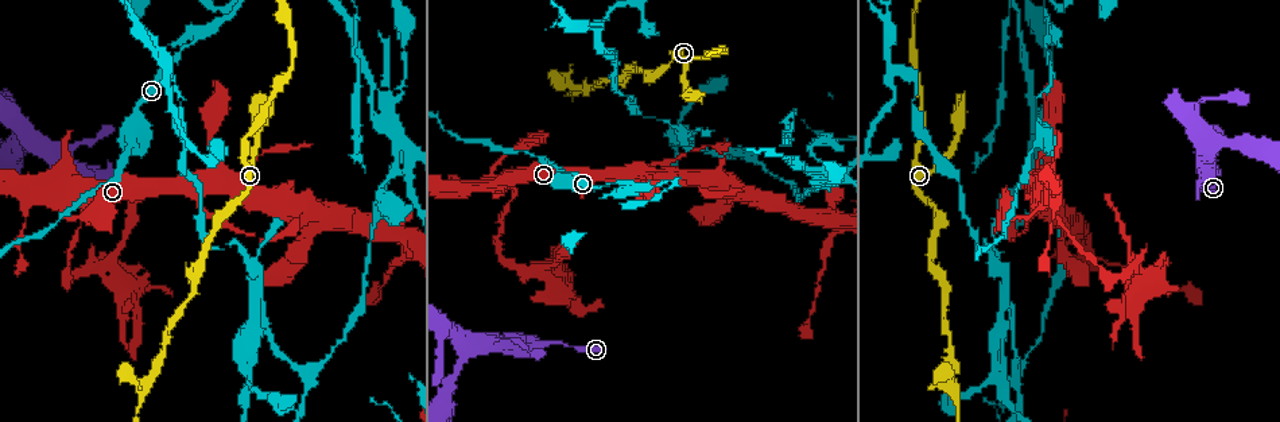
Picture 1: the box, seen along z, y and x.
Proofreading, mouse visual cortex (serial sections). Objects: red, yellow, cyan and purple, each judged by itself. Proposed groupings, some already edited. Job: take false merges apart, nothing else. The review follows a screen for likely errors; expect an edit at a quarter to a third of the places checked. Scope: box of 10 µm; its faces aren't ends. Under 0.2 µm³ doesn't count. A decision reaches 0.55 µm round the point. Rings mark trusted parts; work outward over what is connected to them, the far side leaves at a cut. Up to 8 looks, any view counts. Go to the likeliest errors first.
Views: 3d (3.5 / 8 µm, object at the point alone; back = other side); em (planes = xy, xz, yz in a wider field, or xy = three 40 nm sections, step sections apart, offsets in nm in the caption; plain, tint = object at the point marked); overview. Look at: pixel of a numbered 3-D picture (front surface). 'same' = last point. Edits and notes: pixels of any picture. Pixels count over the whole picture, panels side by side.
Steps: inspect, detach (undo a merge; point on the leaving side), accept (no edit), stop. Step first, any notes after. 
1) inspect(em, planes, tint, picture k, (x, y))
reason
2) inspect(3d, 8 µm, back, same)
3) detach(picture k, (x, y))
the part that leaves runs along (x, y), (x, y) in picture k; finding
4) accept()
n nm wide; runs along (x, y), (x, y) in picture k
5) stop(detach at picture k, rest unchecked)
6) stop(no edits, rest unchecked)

inspect(3d, 3.5 µm, picture 1, (954, 397))
sharp bend

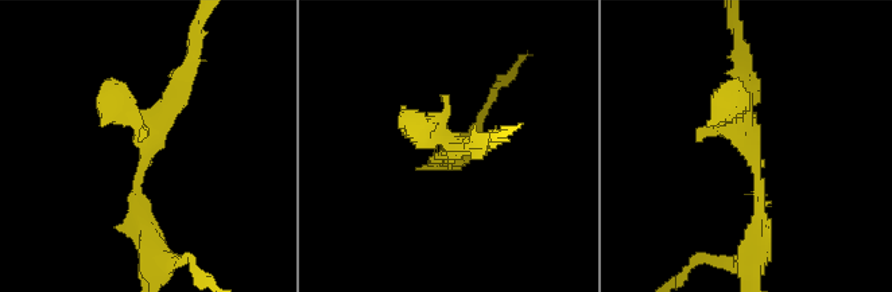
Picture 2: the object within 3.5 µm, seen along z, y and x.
inspect(em, xy, step 3, tint, picture 2, (451, 153))

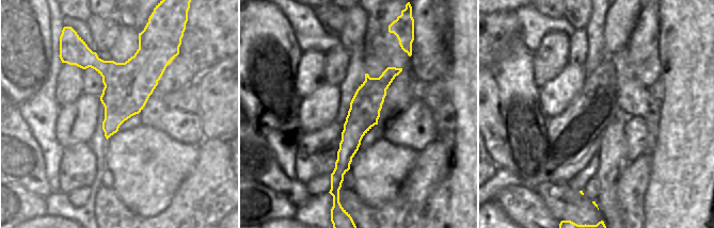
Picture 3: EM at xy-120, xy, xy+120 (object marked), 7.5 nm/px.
accept()
240 nm wide; runs along (189, 71), (143, 158), (135, 191), (147, 203) in picture 2; all the same cell

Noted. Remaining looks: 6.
inspect(3d, 3.5 µm, picture 1, (1061, 223))
sharp bend

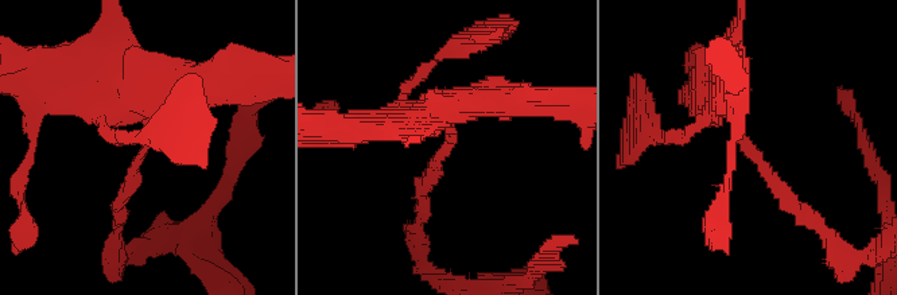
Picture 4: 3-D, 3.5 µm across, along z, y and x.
inspect(em, xy, step 2, tint, picture 4, (744, 143))
arms of 150, 400 nm

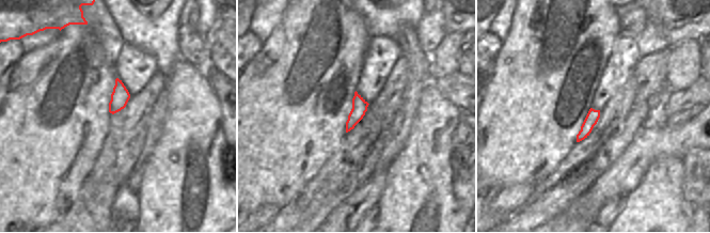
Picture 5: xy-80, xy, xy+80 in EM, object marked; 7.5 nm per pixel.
detach(picture 4, (767, 174))
110 nm wide; the part that leaves runs along (745, 143), (831, 239) in picture 4; two cells meet here

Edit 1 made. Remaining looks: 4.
inspect(3d, 3.5 µm, picture 1, (537, 344))
sudden change in width

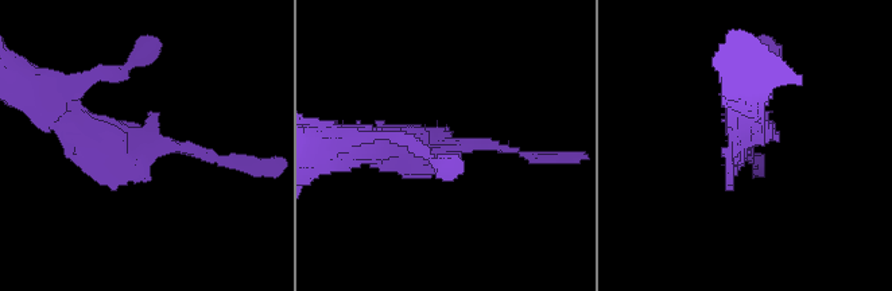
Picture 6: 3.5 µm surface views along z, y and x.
inspect(em, xy, step 2, tint, picture 6, (150, 141))
need the tissue

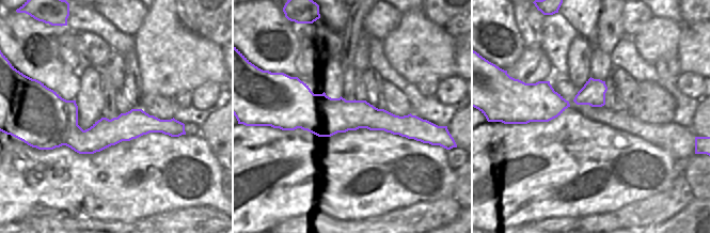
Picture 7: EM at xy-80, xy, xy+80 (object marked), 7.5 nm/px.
inspect(em, xy, step 1, tint, same)

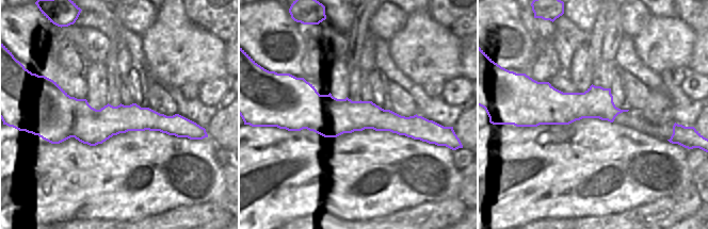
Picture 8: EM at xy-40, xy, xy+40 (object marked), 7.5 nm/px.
accept()
runs along (288, 108), (429, 125) in picture 8; continuous, no second cell

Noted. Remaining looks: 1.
stop(detach at picture 4, rest unchecked)

